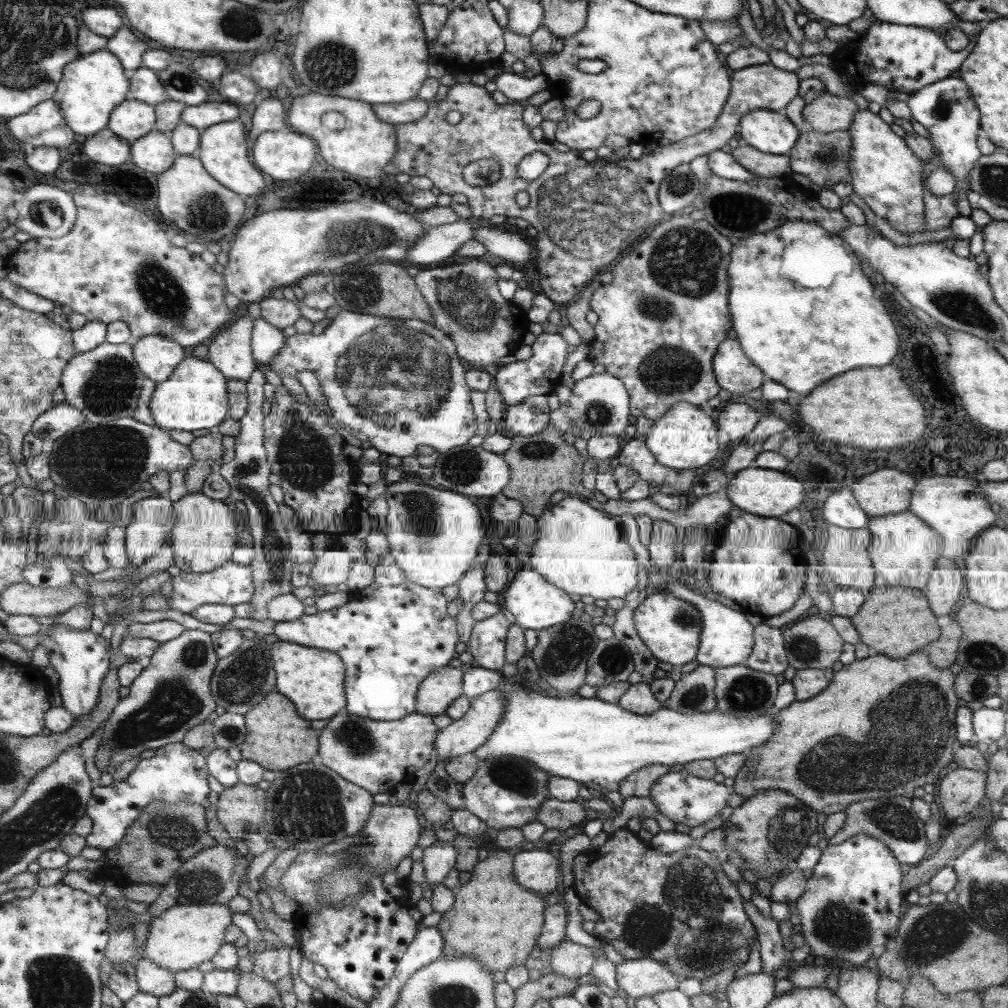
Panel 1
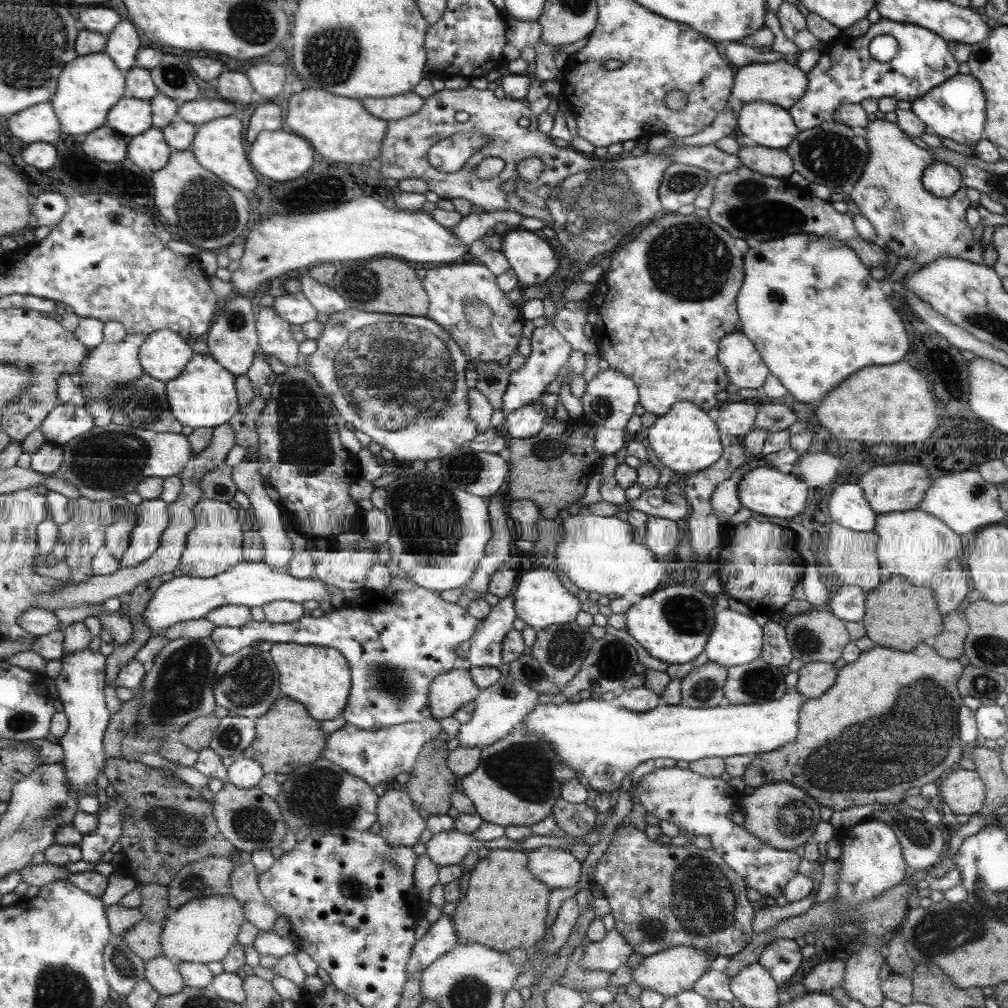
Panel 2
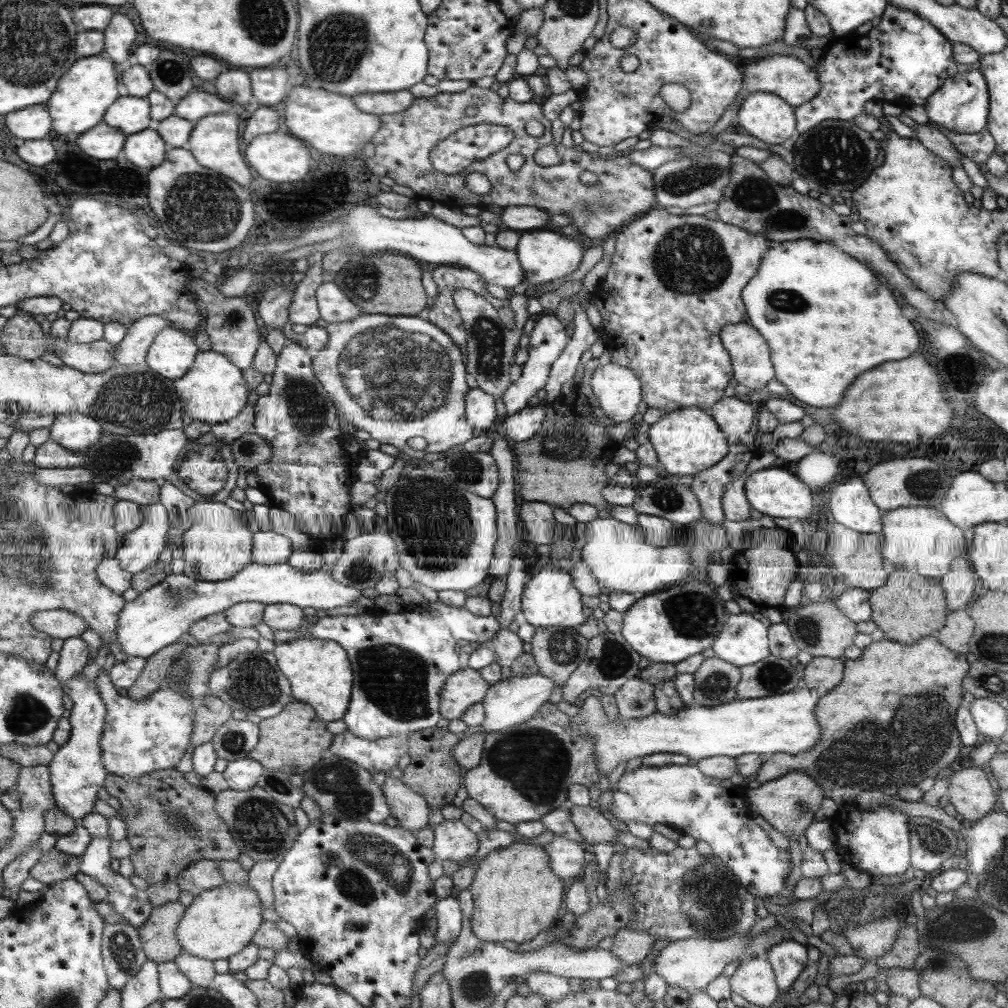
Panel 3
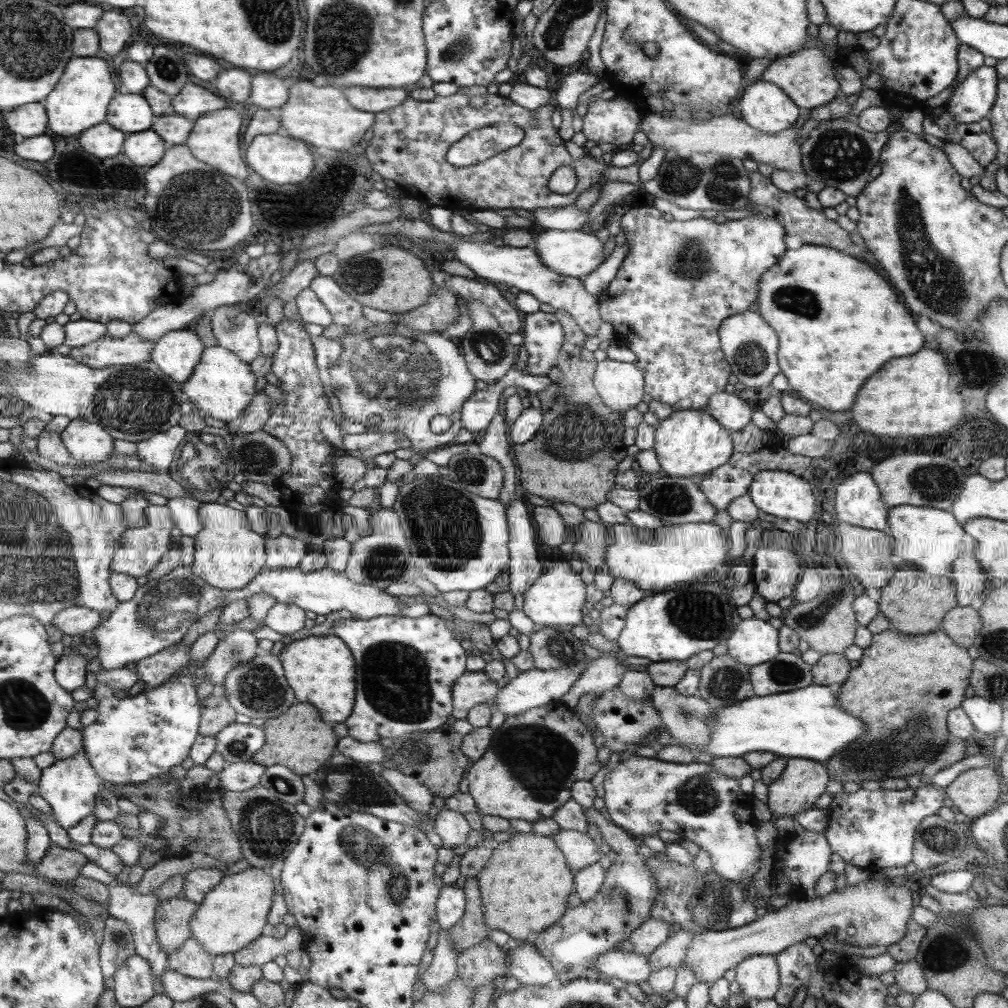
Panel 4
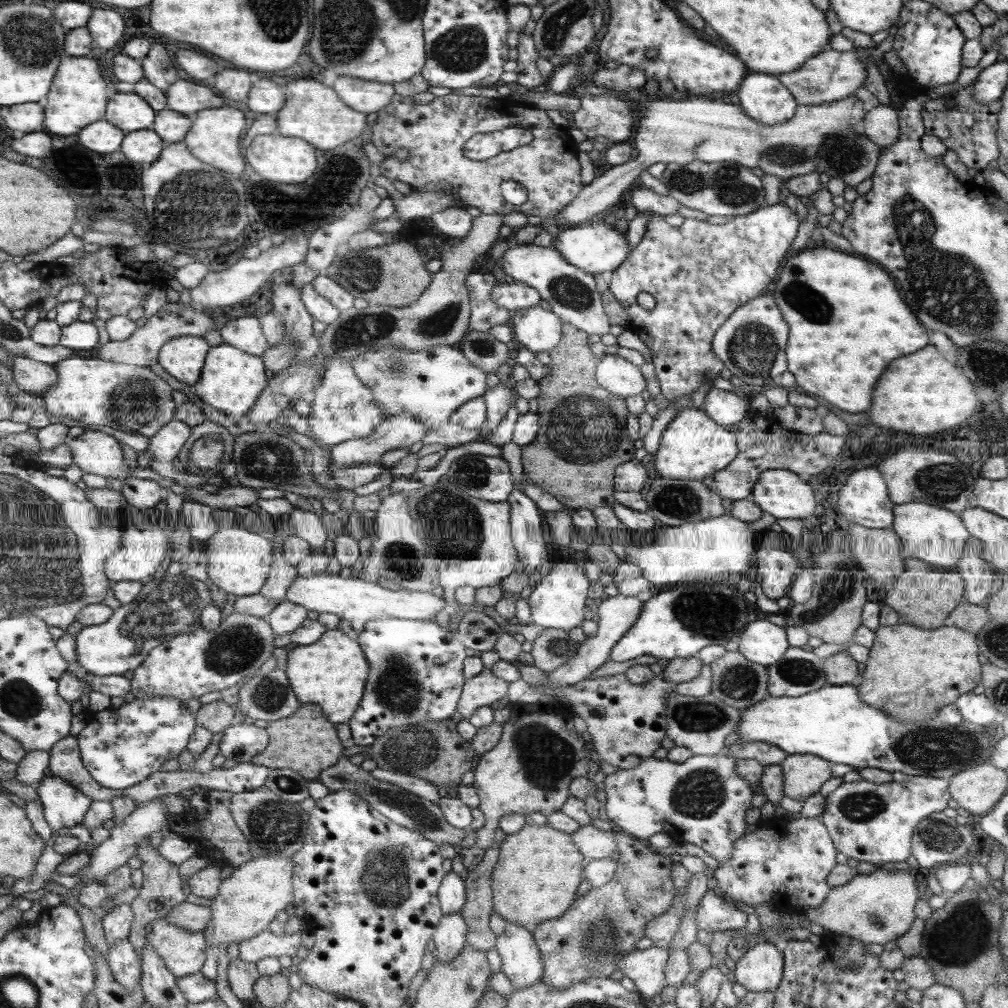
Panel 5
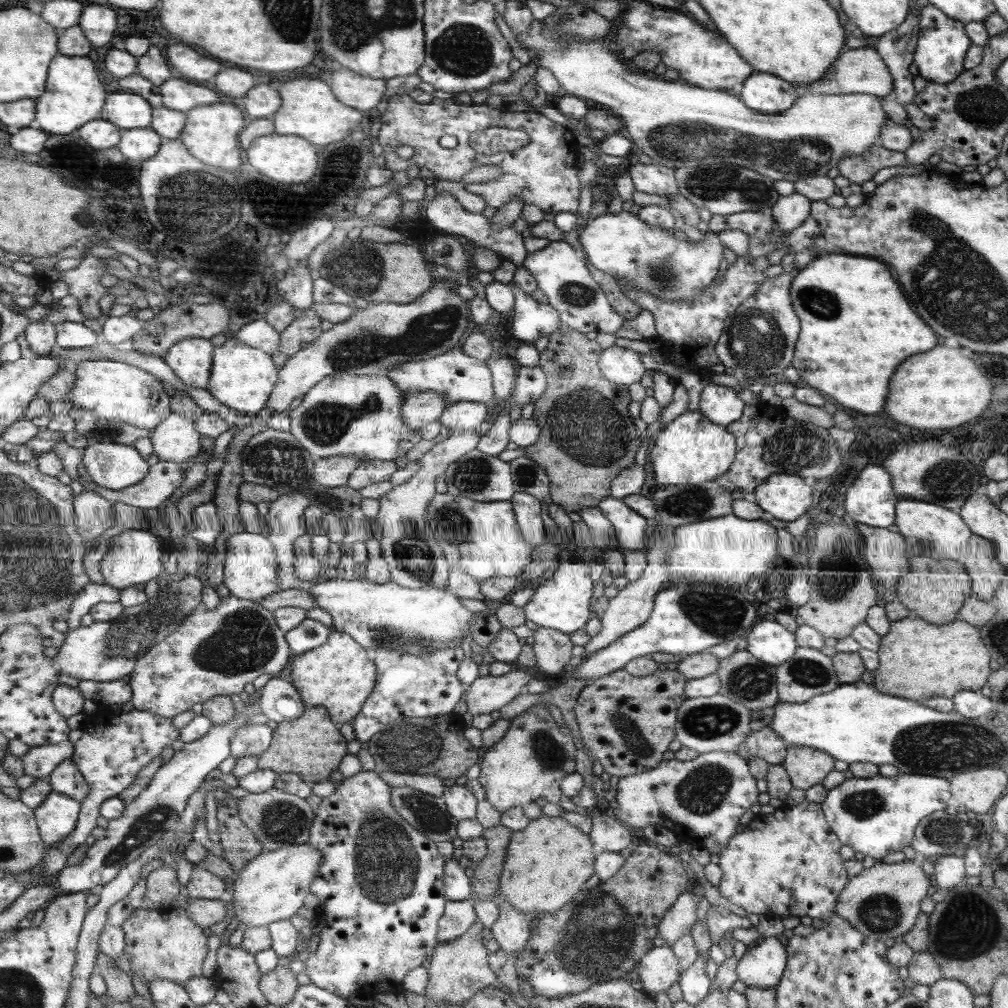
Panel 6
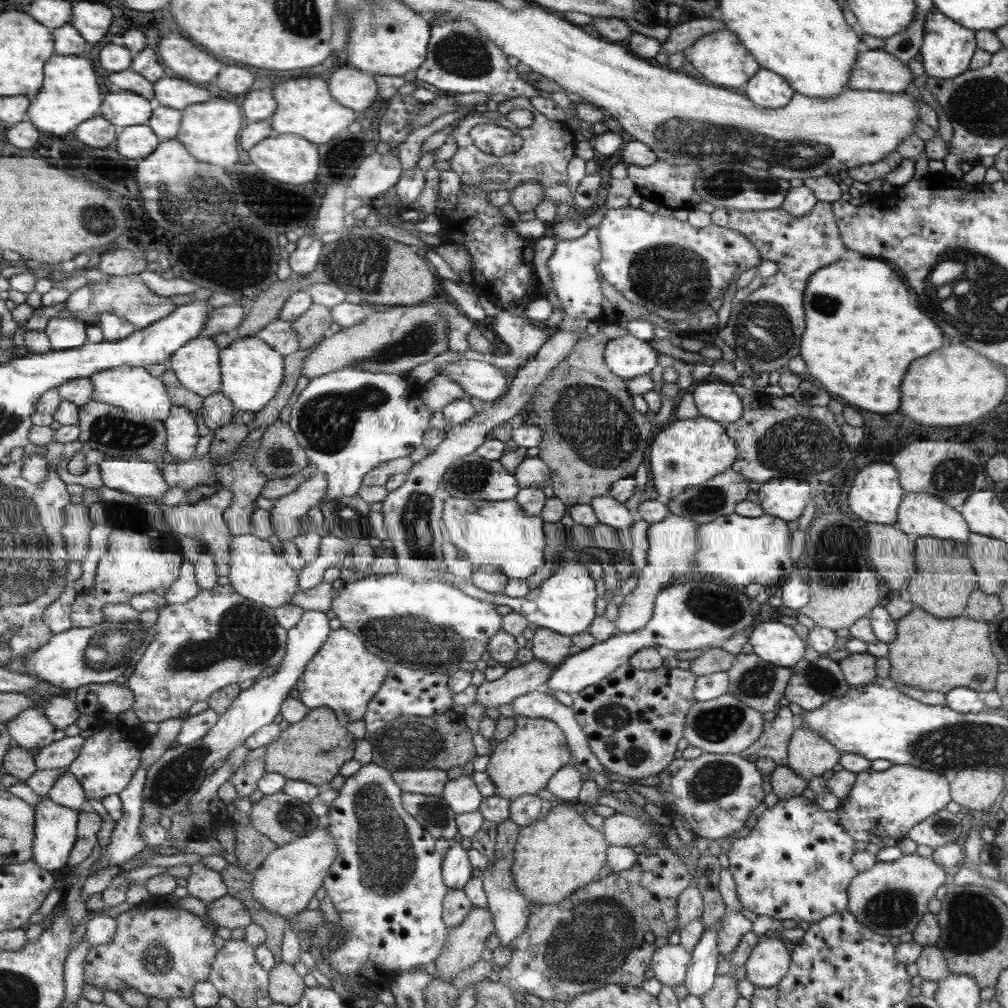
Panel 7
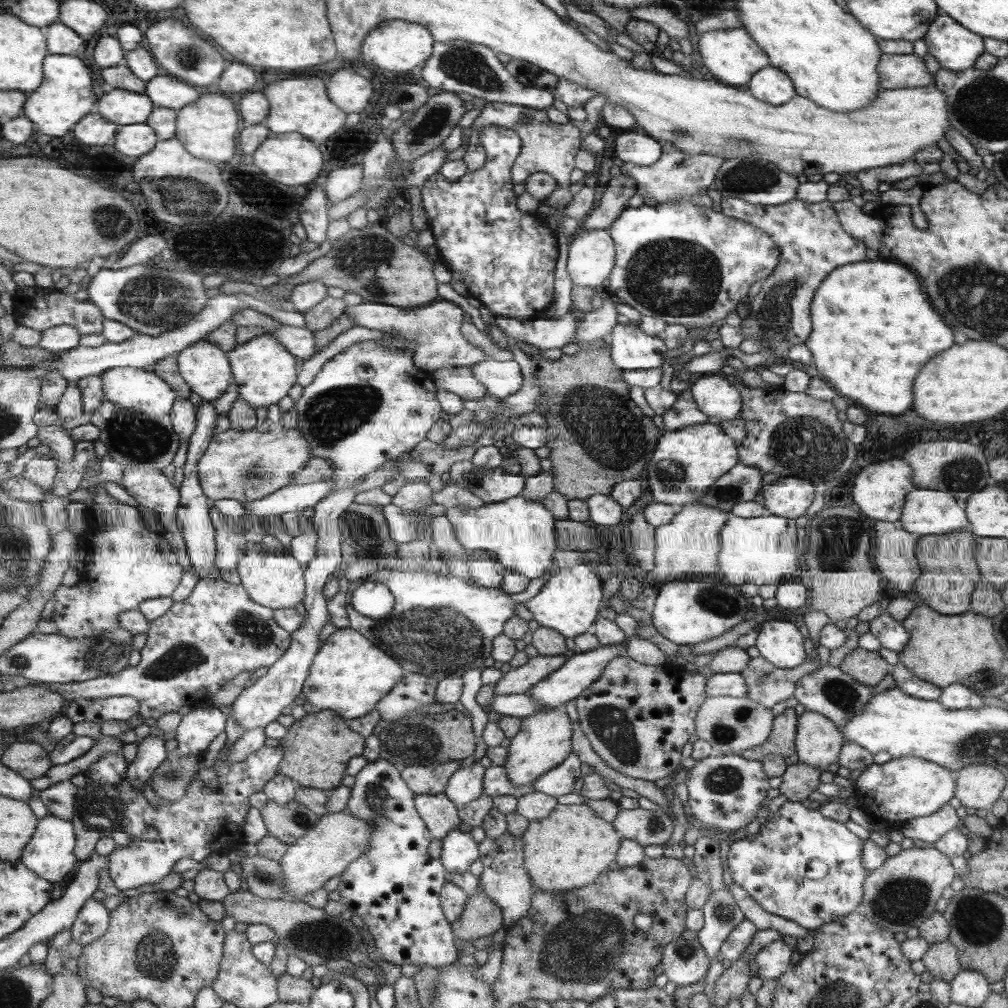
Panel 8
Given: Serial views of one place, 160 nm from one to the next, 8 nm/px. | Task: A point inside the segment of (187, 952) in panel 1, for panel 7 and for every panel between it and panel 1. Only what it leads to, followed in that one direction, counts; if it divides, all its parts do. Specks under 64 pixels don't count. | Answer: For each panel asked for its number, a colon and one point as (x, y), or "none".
2: (204, 931)
3: (220, 923)
4: (234, 914)
5: (255, 893)
6: (272, 886)
7: (284, 883)

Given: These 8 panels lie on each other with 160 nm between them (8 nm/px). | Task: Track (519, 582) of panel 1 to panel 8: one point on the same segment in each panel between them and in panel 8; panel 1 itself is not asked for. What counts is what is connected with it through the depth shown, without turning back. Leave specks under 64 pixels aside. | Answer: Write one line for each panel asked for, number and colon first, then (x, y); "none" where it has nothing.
2: (539, 600)
3: (548, 599)
4: (556, 598)
5: (557, 601)
6: (562, 602)
7: (563, 602)
8: (567, 603)

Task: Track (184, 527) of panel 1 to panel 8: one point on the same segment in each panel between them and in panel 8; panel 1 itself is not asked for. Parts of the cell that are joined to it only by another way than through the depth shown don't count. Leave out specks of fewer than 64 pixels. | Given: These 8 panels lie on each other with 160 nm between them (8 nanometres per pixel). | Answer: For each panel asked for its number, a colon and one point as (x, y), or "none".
2: (216, 545)
3: (218, 546)
4: (228, 555)
5: (239, 560)
6: (251, 566)
7: (263, 577)
8: (273, 580)

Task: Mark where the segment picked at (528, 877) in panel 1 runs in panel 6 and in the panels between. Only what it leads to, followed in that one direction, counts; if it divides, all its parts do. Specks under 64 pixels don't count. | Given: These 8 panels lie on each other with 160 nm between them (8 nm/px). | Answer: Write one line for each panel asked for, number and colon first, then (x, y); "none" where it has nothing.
2: (557, 868)
3: (565, 857)
4: (579, 850)
5: (594, 844)
6: (607, 834)

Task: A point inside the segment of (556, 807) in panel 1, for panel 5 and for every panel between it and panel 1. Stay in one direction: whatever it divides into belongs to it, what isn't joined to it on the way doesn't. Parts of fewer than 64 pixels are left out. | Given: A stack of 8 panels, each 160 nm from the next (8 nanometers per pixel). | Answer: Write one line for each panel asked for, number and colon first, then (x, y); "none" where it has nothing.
2: (574, 820)
3: (590, 824)
4: (623, 903)
5: (589, 941)

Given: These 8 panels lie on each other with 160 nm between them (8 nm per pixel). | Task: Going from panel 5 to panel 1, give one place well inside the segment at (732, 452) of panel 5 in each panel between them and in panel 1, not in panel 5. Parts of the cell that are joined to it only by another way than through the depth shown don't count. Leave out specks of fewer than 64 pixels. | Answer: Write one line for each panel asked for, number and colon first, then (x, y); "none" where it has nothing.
1: (683, 438)
2: (684, 439)
3: (686, 441)
4: (687, 443)

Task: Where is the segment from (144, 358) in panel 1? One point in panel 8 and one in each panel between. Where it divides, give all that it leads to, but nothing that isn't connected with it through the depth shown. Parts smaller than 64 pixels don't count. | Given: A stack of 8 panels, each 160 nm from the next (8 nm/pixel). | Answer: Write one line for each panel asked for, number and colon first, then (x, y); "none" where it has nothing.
2: (165, 354)
3: (172, 353)
4: (177, 354)
5: (184, 358)
6: (192, 359)
7: (198, 366)
8: (207, 369)

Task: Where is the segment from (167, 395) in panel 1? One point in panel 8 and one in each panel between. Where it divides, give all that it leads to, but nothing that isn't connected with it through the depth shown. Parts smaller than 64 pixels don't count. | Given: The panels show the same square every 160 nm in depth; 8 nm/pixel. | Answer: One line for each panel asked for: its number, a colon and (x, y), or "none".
2: (205, 395)
3: (214, 391)
4: (222, 385)
5: (232, 379)
6: (242, 377)
7: (252, 370)
8: (263, 370)

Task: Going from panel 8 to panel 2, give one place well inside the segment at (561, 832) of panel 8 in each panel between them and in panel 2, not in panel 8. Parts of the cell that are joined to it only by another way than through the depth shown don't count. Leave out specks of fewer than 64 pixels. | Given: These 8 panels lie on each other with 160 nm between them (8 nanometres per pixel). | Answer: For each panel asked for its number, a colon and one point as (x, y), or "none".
2: (503, 908)
3: (515, 893)
4: (523, 888)
5: (538, 869)
6: (545, 865)
7: (553, 857)

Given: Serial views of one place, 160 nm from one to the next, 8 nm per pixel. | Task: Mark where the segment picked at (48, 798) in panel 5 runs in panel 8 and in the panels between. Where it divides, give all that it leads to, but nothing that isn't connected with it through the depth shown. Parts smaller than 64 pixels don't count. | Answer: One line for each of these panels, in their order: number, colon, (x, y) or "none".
6: (58, 816)
7: (56, 825)
8: (51, 854)

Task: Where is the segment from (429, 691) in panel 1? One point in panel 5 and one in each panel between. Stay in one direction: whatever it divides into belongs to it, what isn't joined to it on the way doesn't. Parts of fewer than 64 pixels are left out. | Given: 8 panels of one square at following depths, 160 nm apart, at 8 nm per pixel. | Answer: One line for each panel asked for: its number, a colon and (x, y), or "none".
2: (447, 692)
3: (462, 689)
4: (471, 688)
5: (480, 691)

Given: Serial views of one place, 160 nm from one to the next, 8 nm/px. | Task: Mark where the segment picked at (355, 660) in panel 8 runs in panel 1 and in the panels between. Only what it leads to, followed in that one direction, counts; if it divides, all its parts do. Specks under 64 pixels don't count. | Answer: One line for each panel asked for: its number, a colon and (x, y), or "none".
1: (314, 678)
2: (318, 676)
3: (318, 671)
4: (320, 670)
5: (331, 672)
6: (338, 675)
7: (342, 676)

